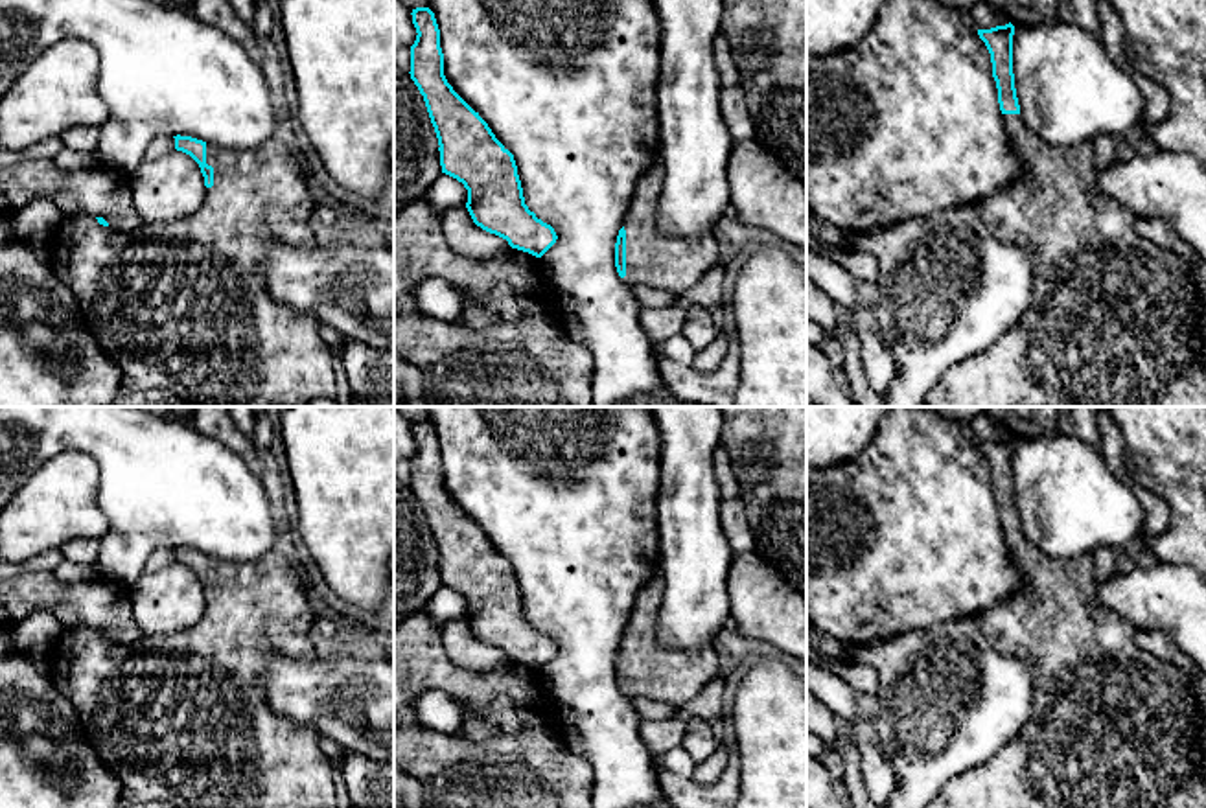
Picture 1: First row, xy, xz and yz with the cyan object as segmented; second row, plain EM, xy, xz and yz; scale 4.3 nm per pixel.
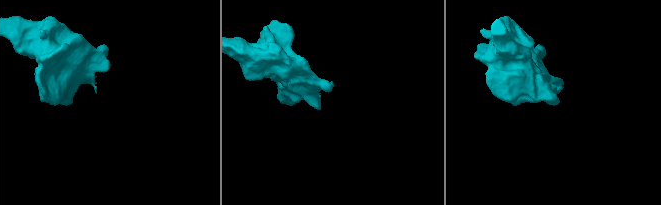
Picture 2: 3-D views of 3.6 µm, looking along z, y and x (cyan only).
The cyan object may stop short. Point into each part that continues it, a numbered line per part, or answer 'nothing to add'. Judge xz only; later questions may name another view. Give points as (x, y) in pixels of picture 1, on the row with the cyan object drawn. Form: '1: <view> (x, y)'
1: xz (656, 260)

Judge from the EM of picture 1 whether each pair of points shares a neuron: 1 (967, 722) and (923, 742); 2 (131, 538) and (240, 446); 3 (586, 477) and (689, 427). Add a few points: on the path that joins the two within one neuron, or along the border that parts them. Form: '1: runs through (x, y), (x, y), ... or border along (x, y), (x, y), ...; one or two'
1: runs through (956, 722), (943, 722), (934, 731); one
2: border along (196, 429), (229, 446), (260, 477); two
3: border along (656, 426), (660, 433), (660, 486); two

